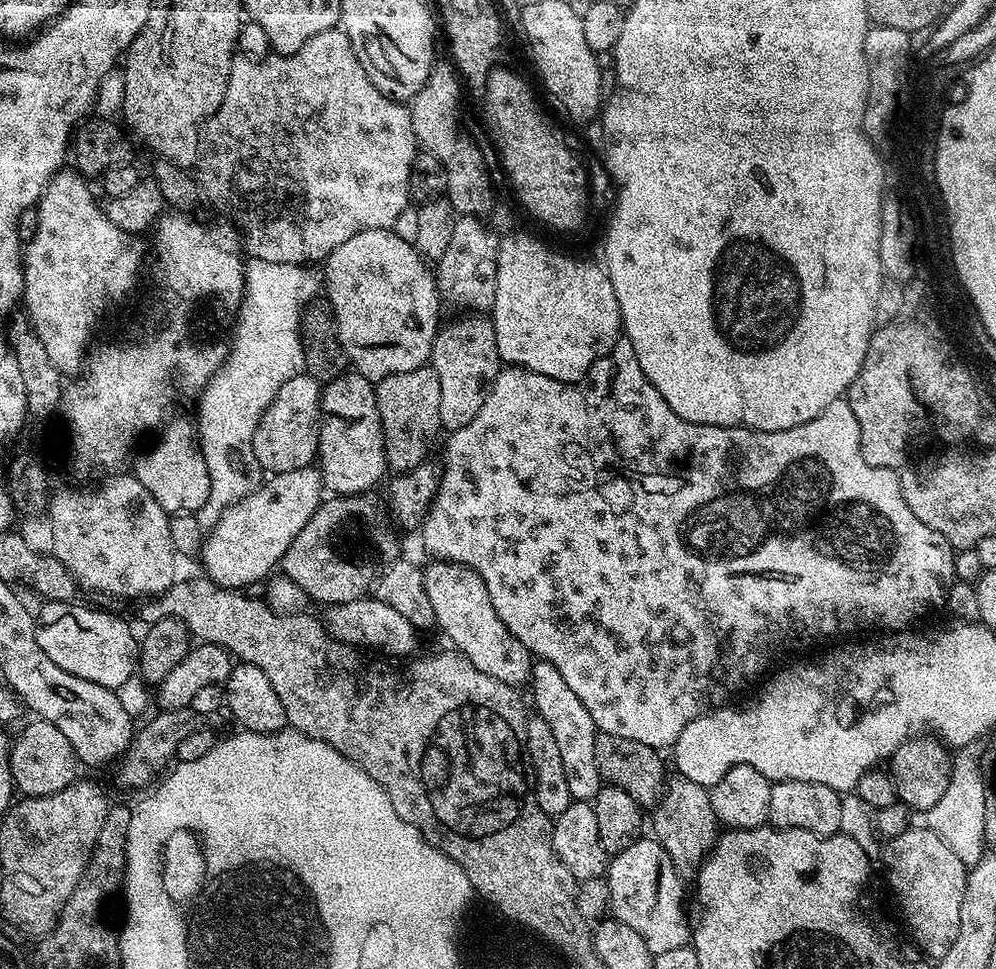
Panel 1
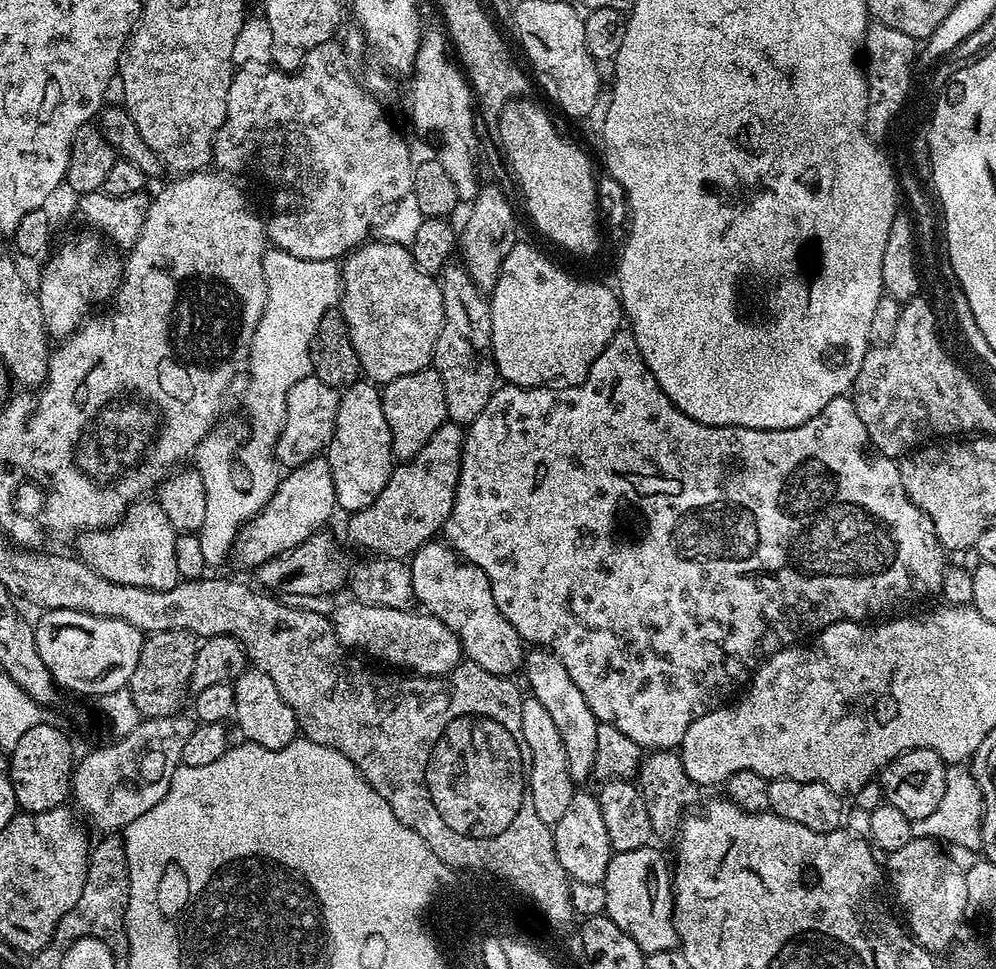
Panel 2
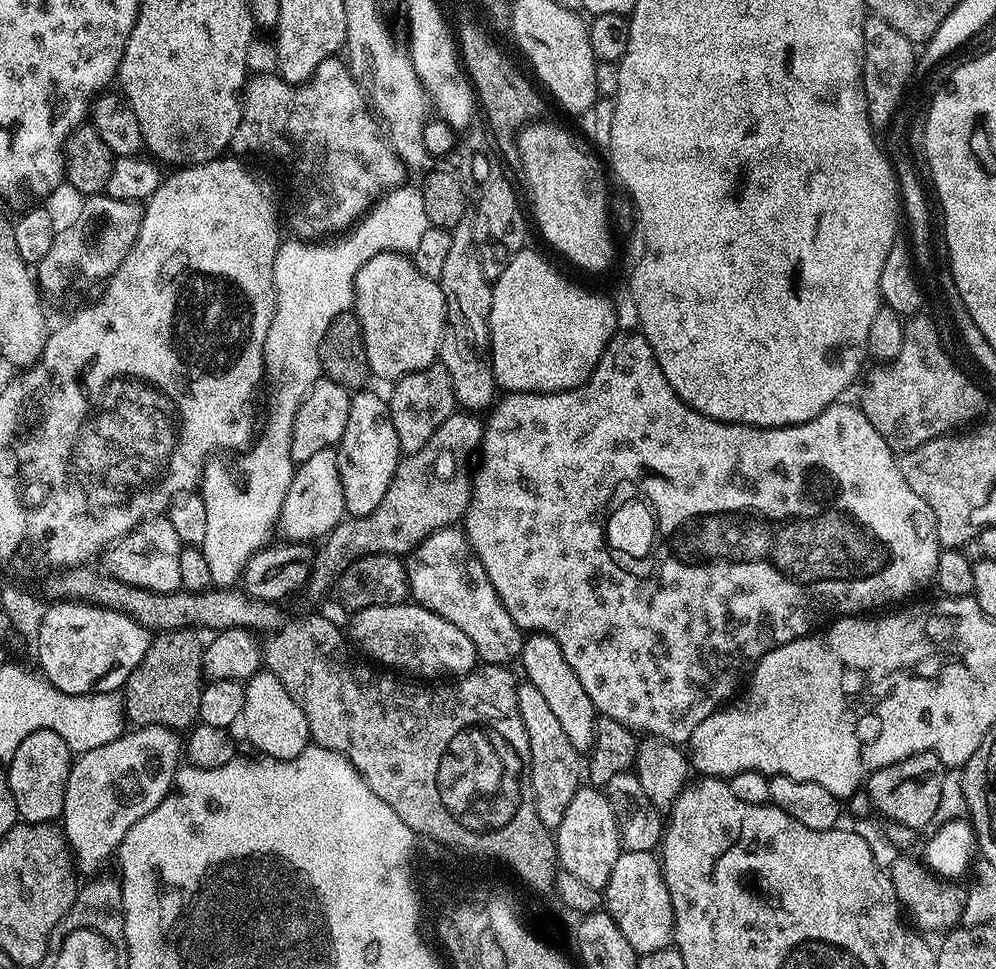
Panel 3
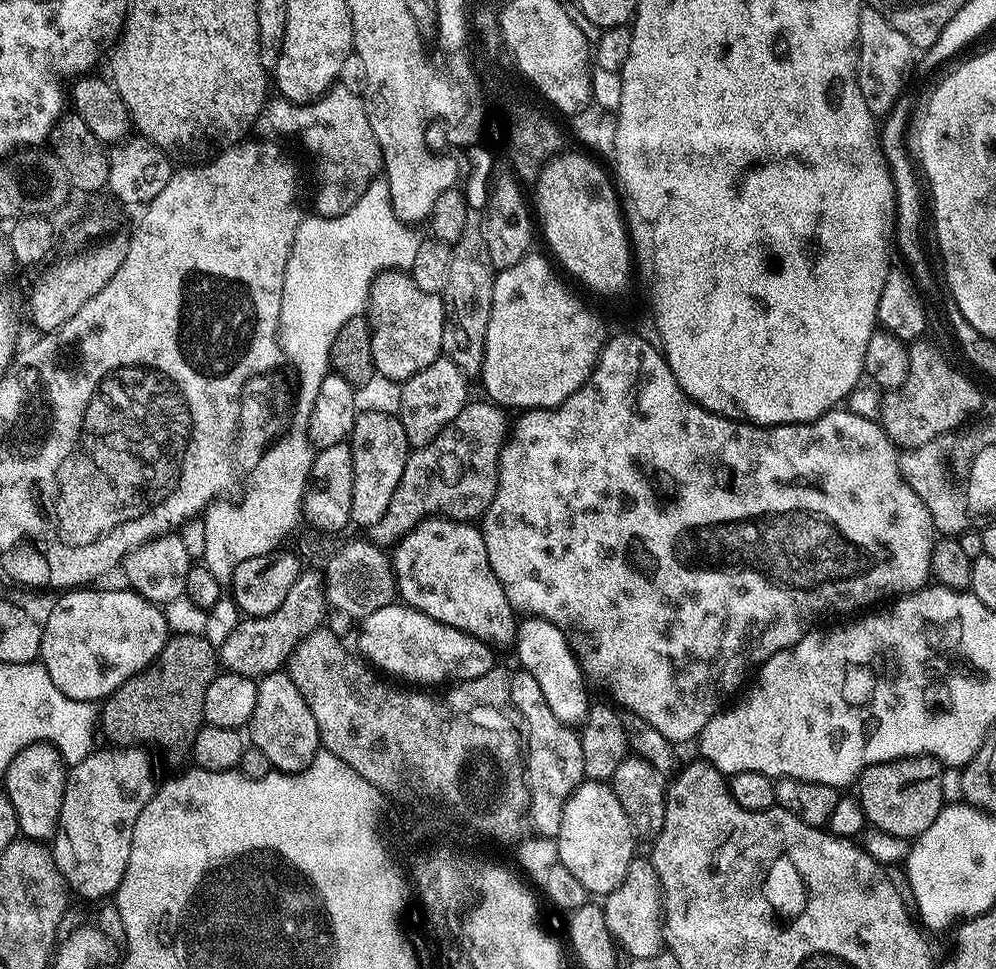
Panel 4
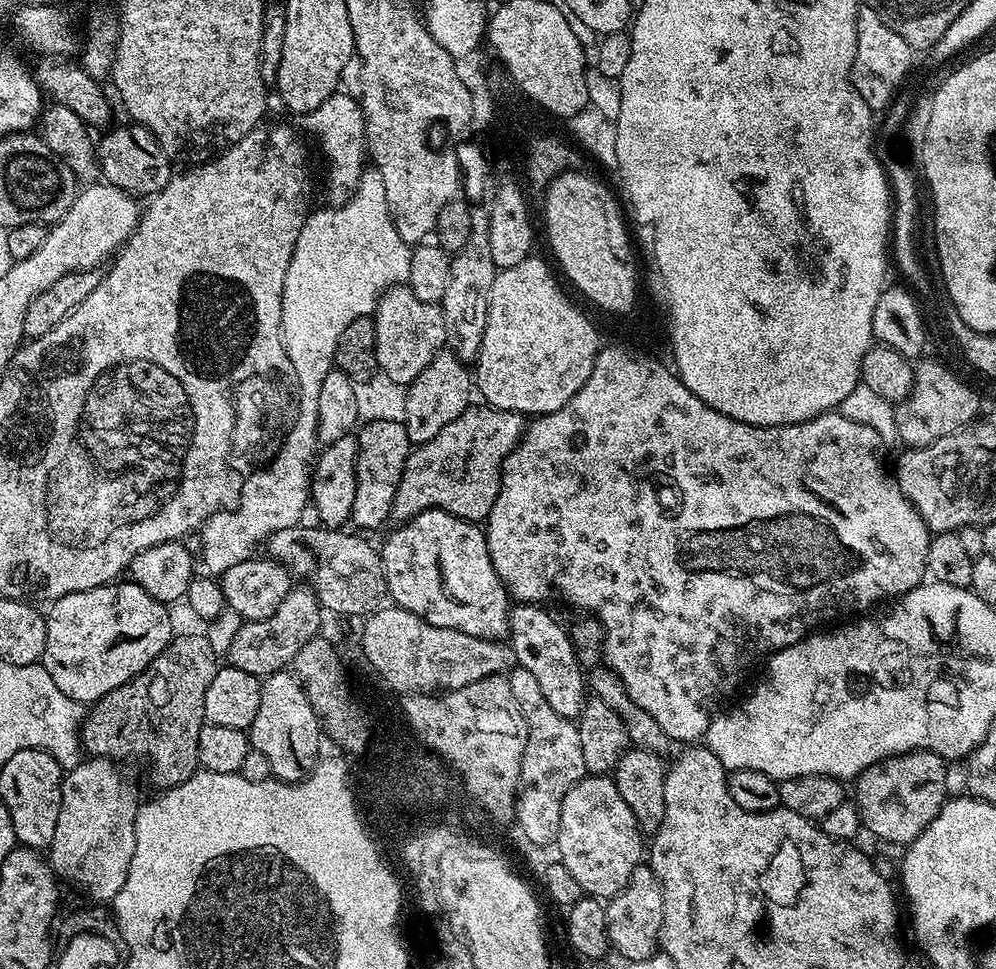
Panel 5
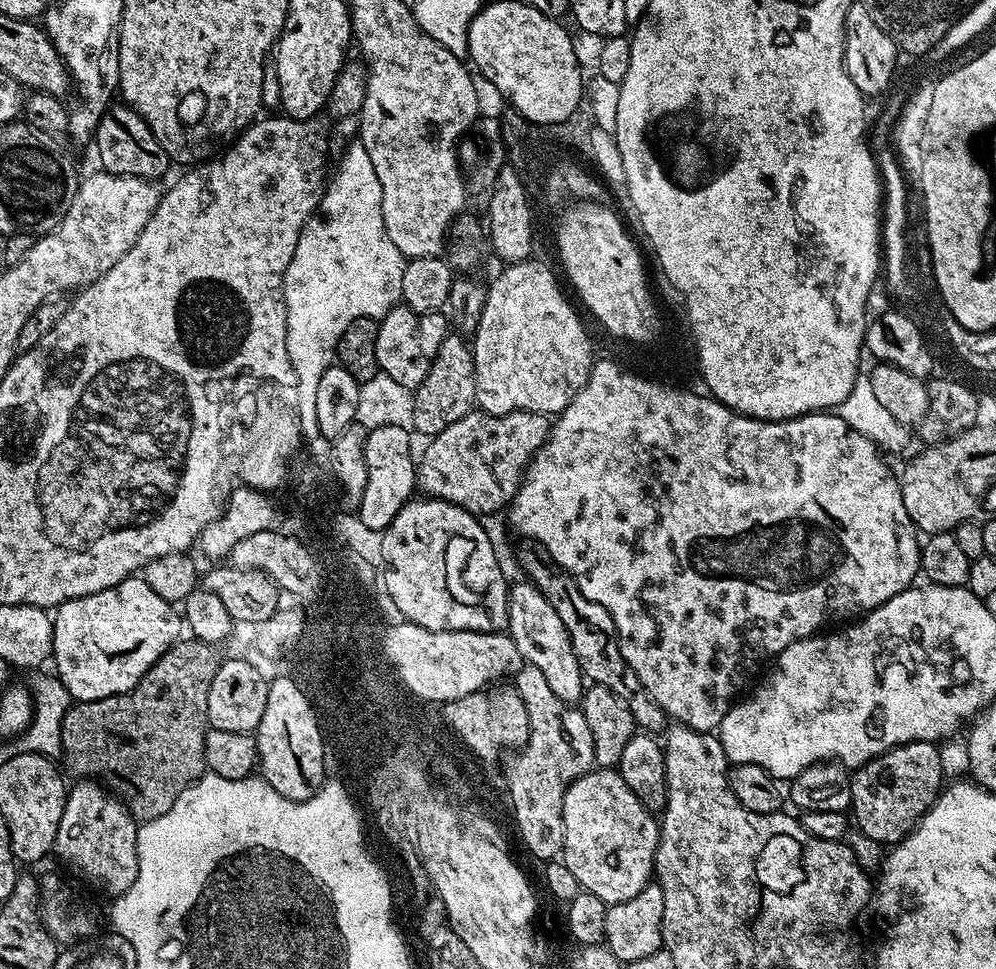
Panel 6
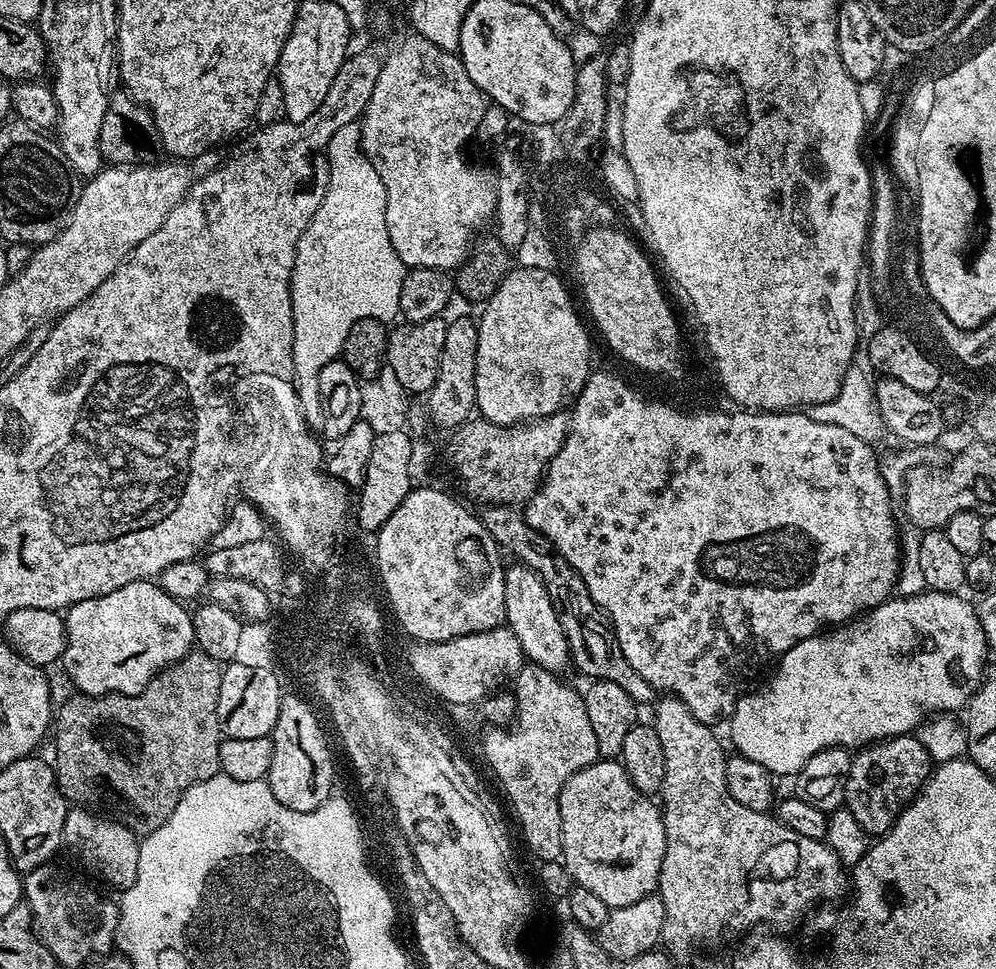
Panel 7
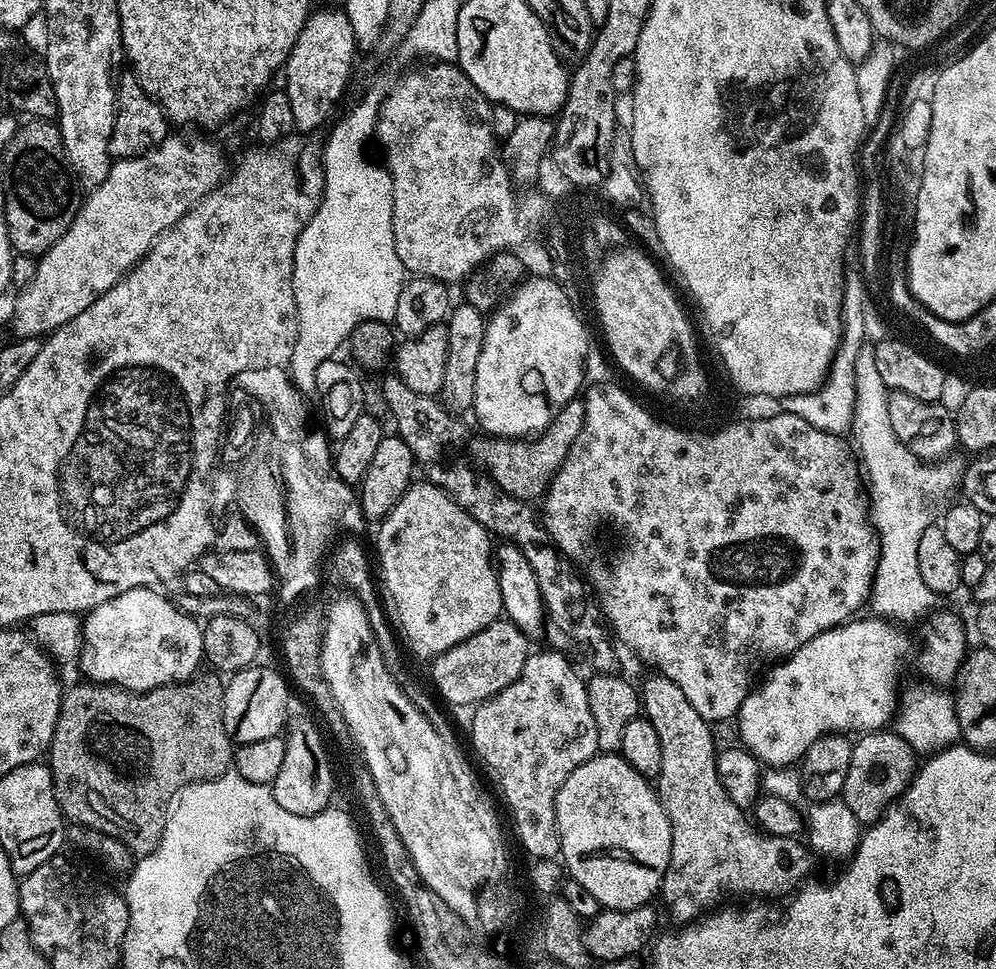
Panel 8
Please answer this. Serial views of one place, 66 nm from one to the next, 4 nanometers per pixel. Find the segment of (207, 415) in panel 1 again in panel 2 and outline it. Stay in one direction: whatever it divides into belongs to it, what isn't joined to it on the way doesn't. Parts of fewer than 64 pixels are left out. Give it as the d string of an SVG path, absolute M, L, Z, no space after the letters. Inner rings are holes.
M269 247L264 254L264 277L268 297L262 318L254 330L253 348L253 394L250 404L286 404L286 398L296 382L306 378L312 371L310 342L326 313L333 311L340 303L340 269L334 260L307 260L294 258L280 248ZM209 436L197 446L194 453L195 471L200 473L202 486L206 486L206 522L202 522L199 538L202 554L208 568L214 570L224 559L229 559L240 529L270 502L282 479L282 468L276 458L276 439L272 436Z

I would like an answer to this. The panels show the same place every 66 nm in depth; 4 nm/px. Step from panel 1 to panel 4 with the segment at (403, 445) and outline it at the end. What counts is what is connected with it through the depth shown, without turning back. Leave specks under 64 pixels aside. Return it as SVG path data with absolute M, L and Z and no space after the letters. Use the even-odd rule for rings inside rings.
M441 354L426 370L418 370L408 380L399 385L400 409L398 415L402 422L402 430L406 430L406 438L413 449L421 448L431 442L439 432L462 411L465 404L469 403L469 379L464 372L450 362L450 358Z

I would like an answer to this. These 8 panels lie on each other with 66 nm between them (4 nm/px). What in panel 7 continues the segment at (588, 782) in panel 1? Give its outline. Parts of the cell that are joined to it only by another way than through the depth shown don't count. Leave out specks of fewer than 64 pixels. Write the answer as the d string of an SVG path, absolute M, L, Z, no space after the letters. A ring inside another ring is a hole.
M509 563L504 569L504 619L506 626L518 638L525 657L531 663L542 666L557 674L569 667L568 639L562 630L562 622L558 622L558 614L554 610L554 602L550 602L550 594L546 594L546 586L542 586L542 578L534 574L524 564Z

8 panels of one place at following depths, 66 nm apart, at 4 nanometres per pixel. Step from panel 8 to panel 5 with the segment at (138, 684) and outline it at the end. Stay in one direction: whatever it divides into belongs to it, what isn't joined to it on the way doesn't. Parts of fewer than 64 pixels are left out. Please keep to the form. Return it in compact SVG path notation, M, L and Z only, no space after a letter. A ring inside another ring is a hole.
M113 582L90 590L55 597L52 609L46 612L46 646L42 663L54 678L54 686L70 698L81 702L101 700L110 690L135 678L158 653L168 645L174 635L169 609L154 599L140 584Z

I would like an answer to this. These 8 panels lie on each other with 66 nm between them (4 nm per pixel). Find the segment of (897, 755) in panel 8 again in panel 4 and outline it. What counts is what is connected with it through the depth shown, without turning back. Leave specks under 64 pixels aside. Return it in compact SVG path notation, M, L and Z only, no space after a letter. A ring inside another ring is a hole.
M907 756L870 766L854 785L865 821L888 836L921 836L946 803L943 796L945 769L933 756Z

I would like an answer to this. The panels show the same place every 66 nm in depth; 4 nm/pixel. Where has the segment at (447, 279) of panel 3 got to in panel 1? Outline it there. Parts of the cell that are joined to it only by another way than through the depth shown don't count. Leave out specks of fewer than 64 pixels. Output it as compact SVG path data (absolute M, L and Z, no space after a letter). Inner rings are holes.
M484 314L461 316L464 316L461 320L456 320L453 324L445 323L437 331L430 361L430 367L438 374L438 386L442 390L438 418L441 429L448 434L462 430L462 426L470 426L470 422L474 422L502 367L491 319Z

